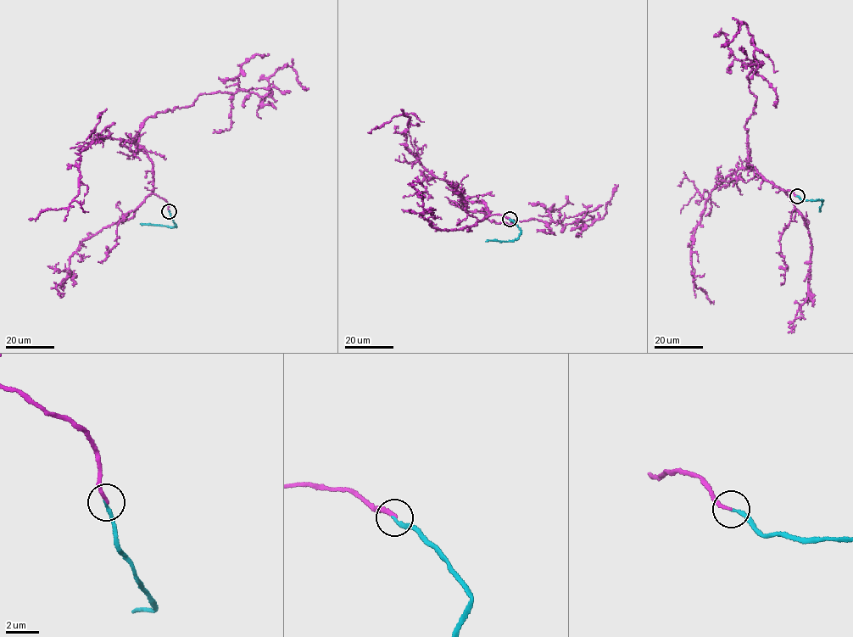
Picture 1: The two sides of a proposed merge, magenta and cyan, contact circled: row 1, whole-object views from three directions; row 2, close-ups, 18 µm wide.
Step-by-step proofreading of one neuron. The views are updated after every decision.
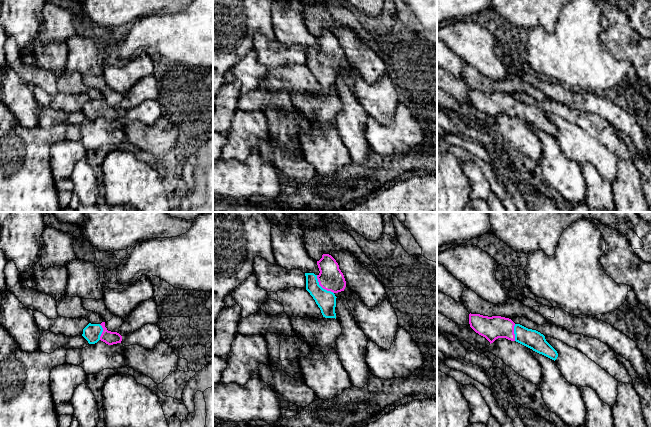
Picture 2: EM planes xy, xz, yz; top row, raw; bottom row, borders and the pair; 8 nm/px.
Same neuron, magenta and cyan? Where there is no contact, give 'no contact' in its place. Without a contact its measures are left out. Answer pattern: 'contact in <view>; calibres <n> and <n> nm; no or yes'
contact in xz; calibres 200 and 160 nm; yes

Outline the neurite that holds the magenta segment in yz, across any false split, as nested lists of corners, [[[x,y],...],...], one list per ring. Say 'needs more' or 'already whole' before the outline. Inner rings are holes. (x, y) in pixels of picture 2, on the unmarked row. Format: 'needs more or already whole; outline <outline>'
needs more; outline [[[469,90],[470,103],[479,111],[485,113],[490,120],[498,114],[516,117],[533,127],[552,136],[558,133],[557,127],[546,117],[540,108],[515,100],[511,95],[501,92],[483,92]]]

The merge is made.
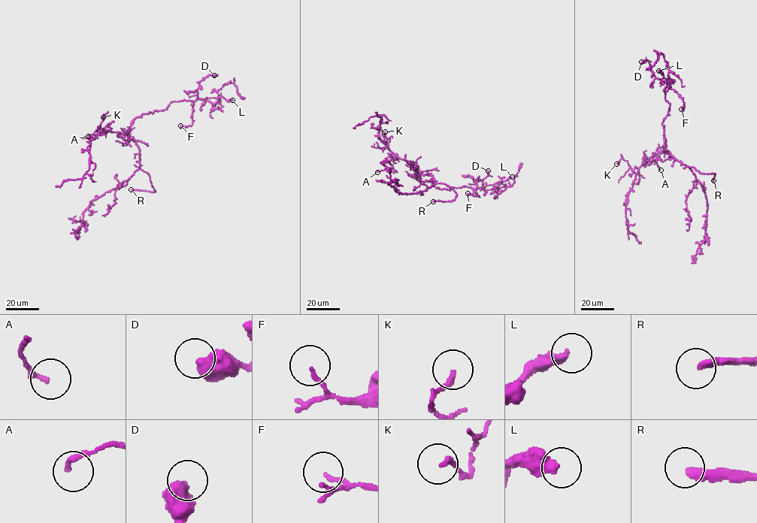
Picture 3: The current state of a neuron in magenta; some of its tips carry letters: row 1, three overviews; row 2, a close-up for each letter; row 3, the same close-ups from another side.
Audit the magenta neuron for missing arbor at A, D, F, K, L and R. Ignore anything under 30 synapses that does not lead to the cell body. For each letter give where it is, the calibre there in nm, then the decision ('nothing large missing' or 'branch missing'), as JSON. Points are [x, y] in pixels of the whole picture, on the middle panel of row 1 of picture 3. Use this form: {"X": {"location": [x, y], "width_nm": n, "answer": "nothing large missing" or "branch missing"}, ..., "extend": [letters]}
{"A": {"location": [377, 172], "width_nm": 170, "answer": "nothing large missing"}, "D": {"location": [488, 170], "width_nm": 550, "answer": "nothing large missing"}, "F": {"location": [467, 193], "width_nm": 140, "answer": "nothing large missing"}, "K": {"location": [385, 131], "width_nm": 170, "answer": "nothing large missing"}, "L": {"location": [512, 176], "width_nm": 400, "answer": "nothing large missing"}, "R": {"location": [433, 201], "width_nm": 300, "answer": "branch missing"}, "extend": ["R"]}

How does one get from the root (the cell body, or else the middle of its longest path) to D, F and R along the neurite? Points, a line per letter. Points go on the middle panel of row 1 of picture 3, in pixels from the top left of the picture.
D: (418, 177), (440, 189), (464, 186), (476, 189), (475, 179), (483, 179), (488, 170)
F: (418, 177), (419, 181), (431, 181), (440, 189), (470, 187), (479, 195), (467, 193)
R: (418, 177), (419, 173), (430, 174), (434, 183), (448, 185), (456, 194), (451, 201), (433, 201)

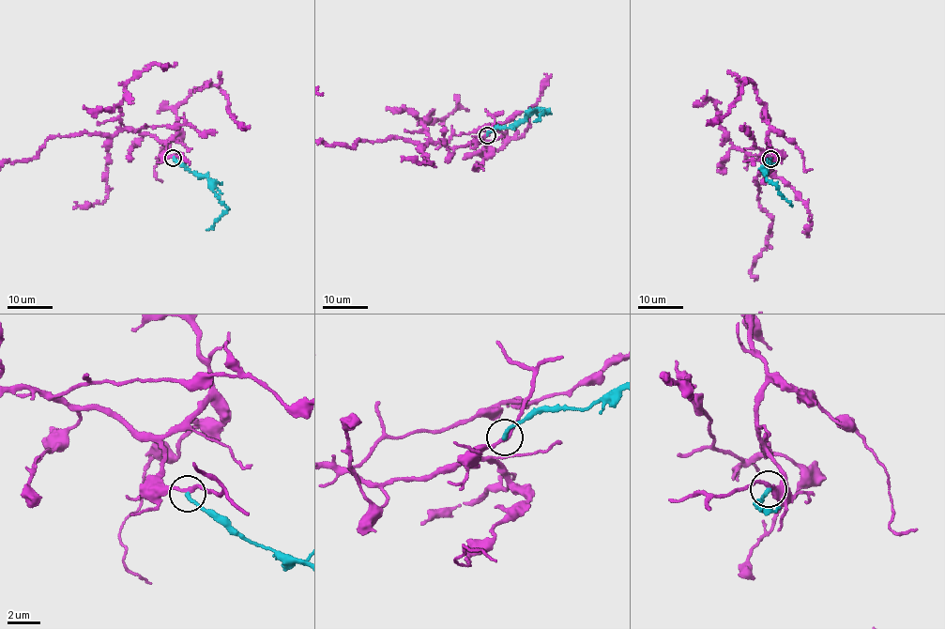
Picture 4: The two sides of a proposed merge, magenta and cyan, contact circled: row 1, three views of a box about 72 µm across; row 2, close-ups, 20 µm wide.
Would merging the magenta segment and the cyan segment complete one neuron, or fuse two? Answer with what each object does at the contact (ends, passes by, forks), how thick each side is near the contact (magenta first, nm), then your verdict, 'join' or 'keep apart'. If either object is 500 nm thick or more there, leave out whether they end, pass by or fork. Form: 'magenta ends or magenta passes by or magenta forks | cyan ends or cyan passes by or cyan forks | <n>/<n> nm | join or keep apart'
magenta passes by | cyan ends | 220/240 nm | keep apart

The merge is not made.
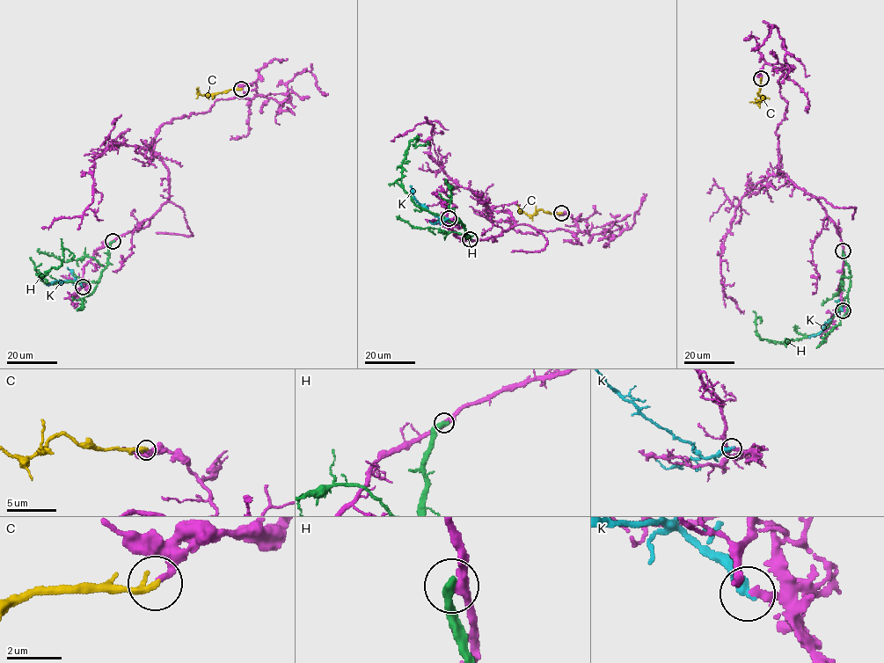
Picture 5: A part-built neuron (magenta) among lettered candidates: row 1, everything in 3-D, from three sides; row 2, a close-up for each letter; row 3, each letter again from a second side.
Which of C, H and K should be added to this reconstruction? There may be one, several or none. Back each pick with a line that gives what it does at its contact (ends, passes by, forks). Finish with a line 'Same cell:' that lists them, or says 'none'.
C: it ends
Same cell: C

